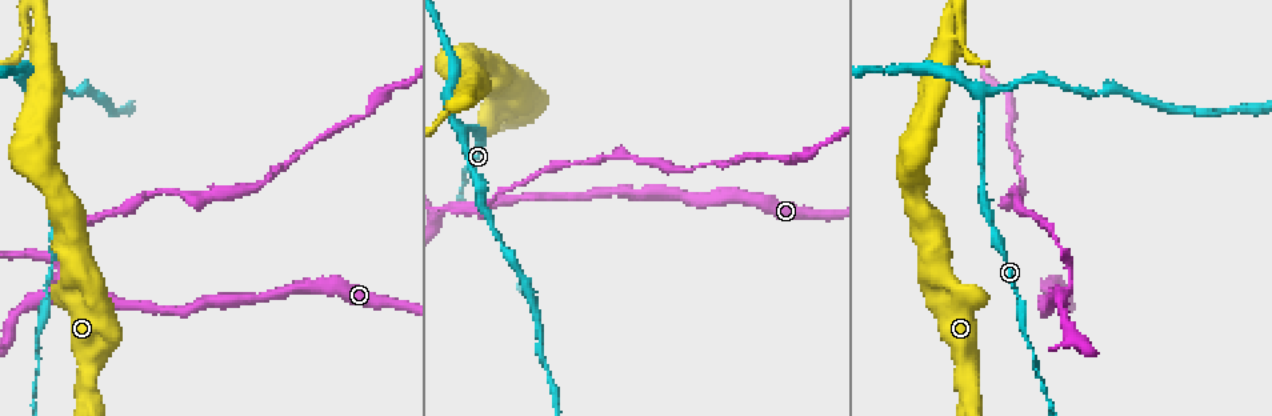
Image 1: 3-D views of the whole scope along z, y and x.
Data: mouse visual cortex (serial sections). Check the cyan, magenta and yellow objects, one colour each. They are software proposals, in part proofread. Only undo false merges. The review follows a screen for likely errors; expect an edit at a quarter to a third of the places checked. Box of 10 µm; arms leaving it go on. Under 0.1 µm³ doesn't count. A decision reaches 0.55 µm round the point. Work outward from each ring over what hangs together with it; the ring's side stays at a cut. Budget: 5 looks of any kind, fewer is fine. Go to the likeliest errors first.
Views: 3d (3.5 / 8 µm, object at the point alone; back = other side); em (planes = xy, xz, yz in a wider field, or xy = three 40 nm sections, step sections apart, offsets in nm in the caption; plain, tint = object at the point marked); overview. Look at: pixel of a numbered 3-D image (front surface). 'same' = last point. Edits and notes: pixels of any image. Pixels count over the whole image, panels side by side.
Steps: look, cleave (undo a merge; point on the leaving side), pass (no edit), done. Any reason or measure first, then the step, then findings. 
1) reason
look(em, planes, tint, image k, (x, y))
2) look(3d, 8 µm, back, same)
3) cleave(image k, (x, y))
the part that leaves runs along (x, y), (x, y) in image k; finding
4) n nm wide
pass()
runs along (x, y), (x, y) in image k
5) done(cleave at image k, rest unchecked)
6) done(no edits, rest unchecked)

a fork
look(3d, 8 µm, image 1, (1068, 258))

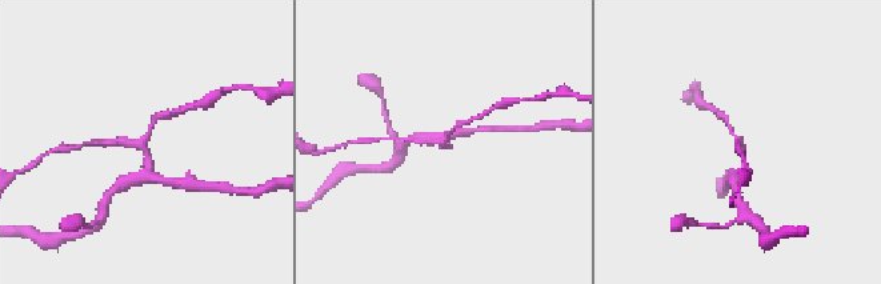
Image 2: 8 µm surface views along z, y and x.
look(3d, 3.5 µm, same)

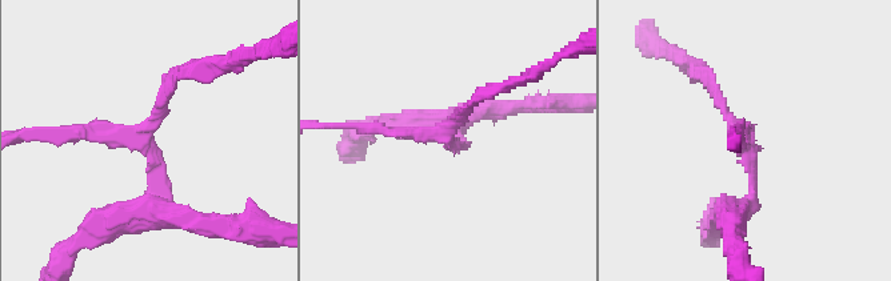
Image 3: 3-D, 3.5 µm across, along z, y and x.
cleave(image 3, (107, 132))
the part that leaves runs along (151, 148), (167, 87), (212, 63) in image 3; two cells meet here

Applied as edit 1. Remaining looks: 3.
look(overview)

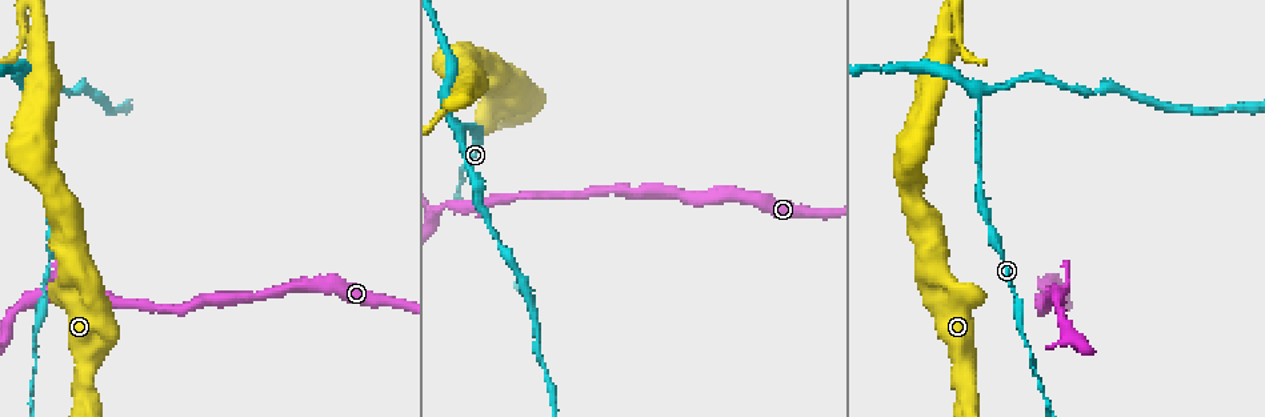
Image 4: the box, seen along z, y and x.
three-way junction
look(3d, 3.5 µm, image 4, (980, 98))

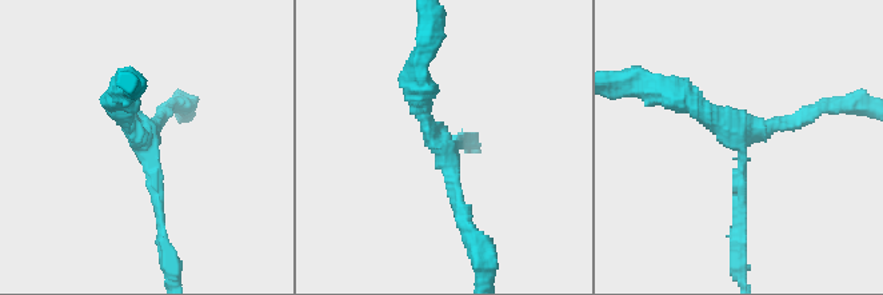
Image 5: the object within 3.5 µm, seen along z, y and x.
3 arms; arms of 150, 200, 250 nm
look(em, planes, tint, image 5, (739, 145))

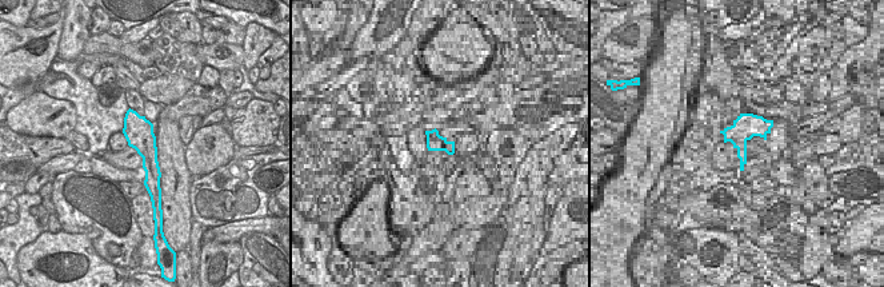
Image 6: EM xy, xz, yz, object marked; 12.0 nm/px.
pass()
runs along (738, 234), (742, 139), (814, 111) in image 5; one cell here

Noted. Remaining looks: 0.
done(cleave at image 3, rest unchecked)

